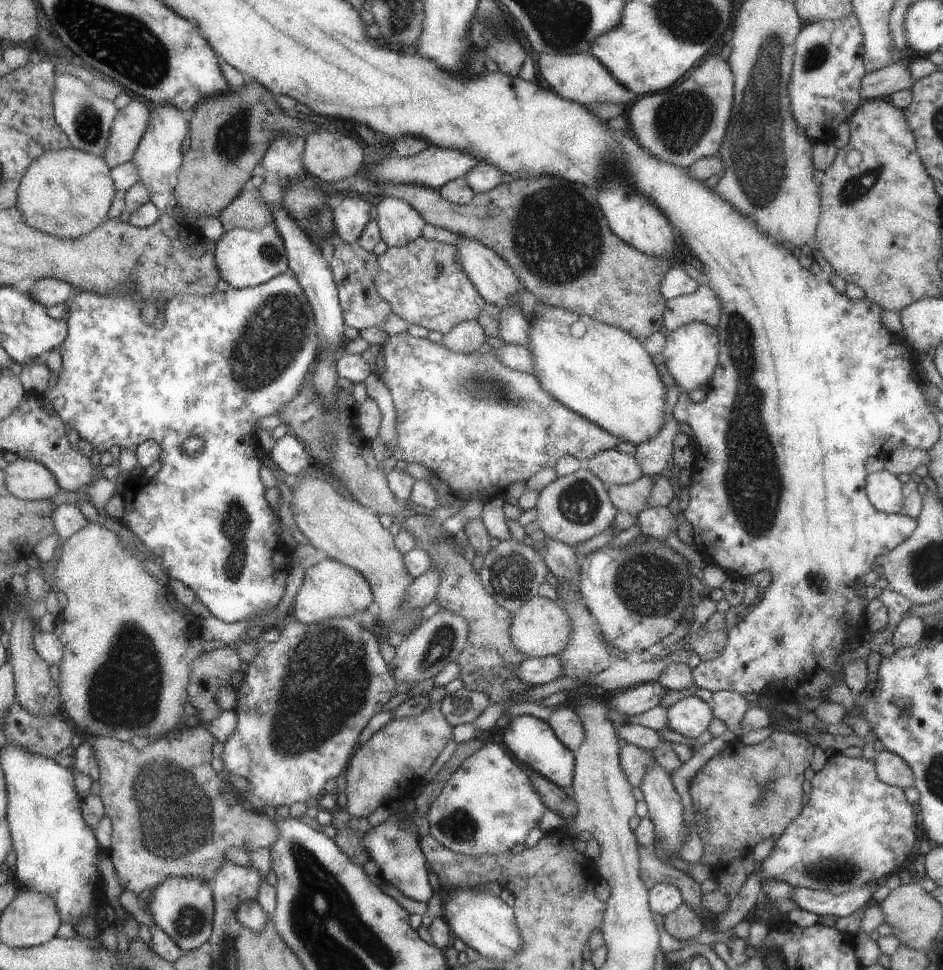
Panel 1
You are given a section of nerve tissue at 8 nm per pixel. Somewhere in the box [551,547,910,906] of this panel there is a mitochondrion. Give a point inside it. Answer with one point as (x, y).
(838, 872)

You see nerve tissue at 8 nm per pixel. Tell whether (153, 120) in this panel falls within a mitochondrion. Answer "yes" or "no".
no

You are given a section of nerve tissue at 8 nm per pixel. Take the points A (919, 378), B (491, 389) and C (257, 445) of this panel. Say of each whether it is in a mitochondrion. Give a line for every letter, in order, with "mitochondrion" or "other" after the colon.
A: other
B: mitochondrion
C: other

